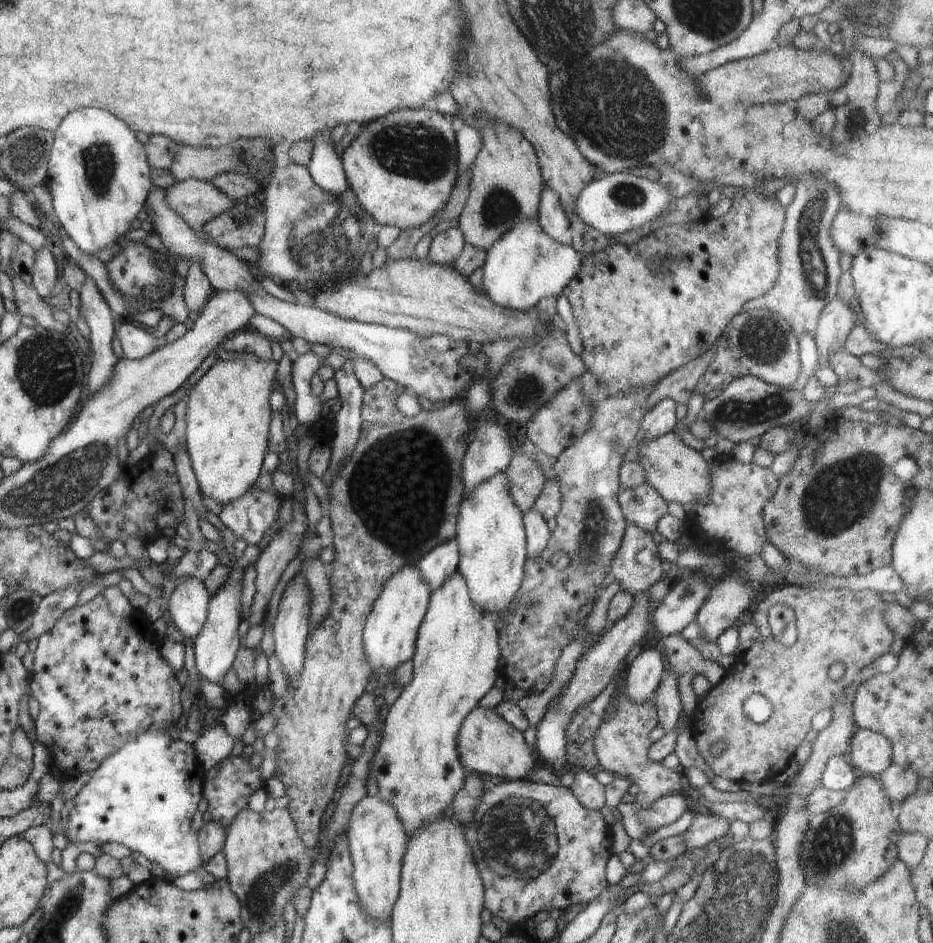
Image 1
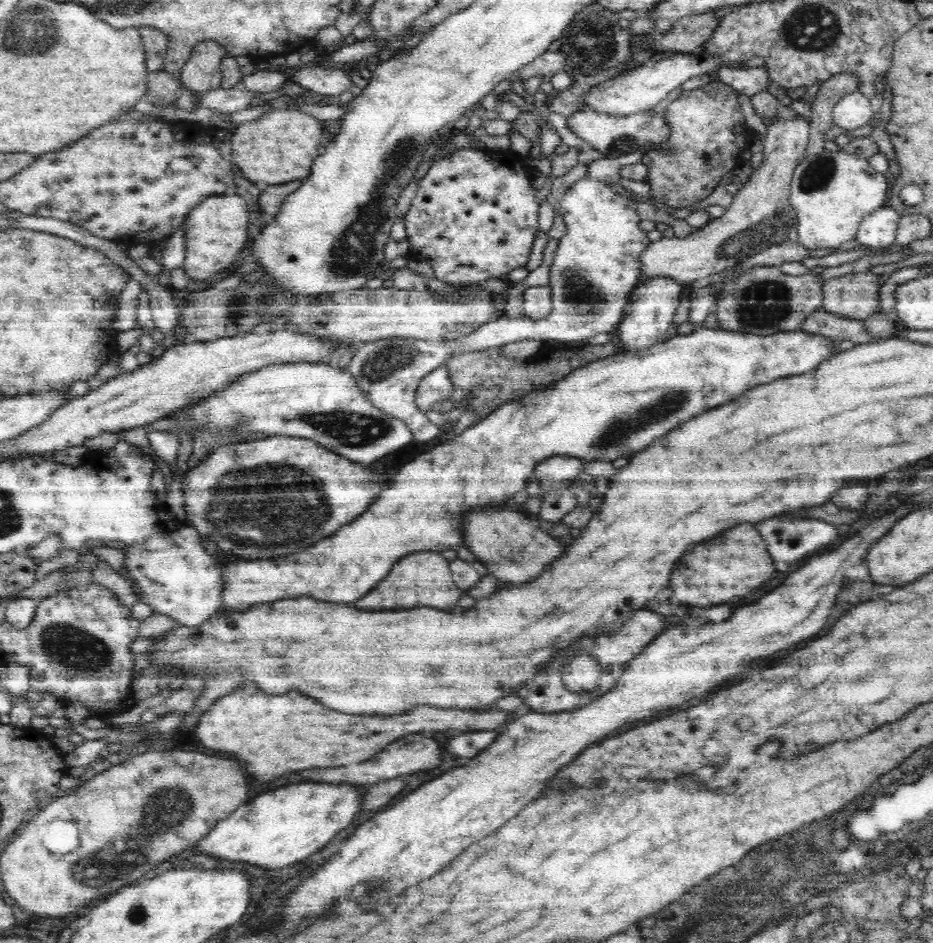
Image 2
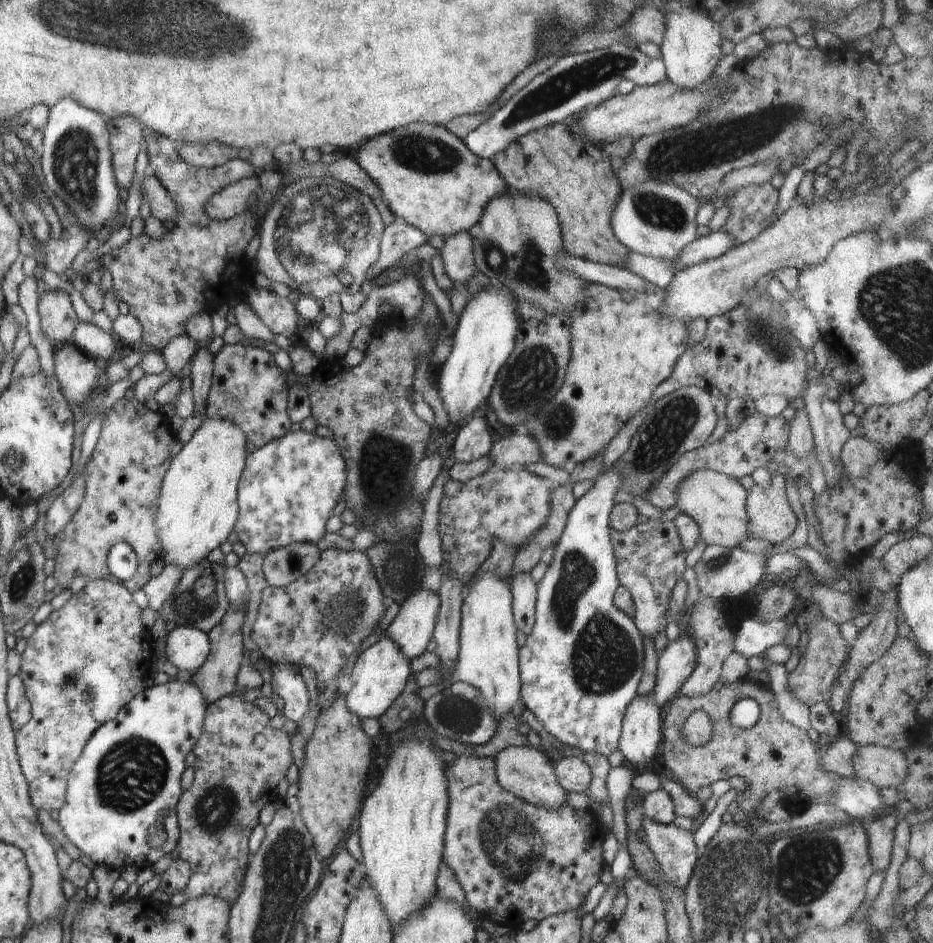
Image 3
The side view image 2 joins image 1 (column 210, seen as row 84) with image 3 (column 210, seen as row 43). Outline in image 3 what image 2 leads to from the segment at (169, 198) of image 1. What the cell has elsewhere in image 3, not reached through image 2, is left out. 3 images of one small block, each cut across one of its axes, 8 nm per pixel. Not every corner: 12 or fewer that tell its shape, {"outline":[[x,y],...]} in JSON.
{"outline":[[258,177],[240,179],[214,194],[206,216],[242,214],[259,191]]}

